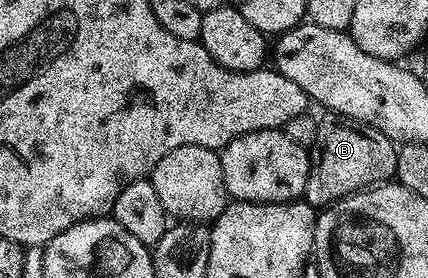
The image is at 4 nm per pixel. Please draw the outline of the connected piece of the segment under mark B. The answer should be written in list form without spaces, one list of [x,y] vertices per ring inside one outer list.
[[[336,113],[326,114],[326,119],[323,118],[317,124],[317,132],[313,138],[311,146],[308,148],[309,152],[309,172],[307,173],[305,194],[303,196],[304,202],[308,203],[314,209],[324,209],[331,203],[336,203],[338,199],[345,199],[349,195],[353,195],[356,191],[364,191],[374,185],[380,185],[390,177],[396,176],[397,173],[397,147],[394,140],[386,137],[379,129],[375,129],[371,125],[359,122],[358,119],[349,119],[345,115],[338,115]]]

